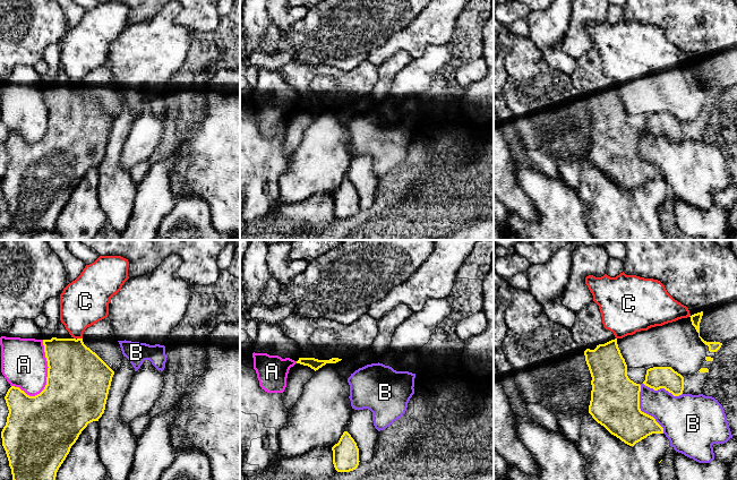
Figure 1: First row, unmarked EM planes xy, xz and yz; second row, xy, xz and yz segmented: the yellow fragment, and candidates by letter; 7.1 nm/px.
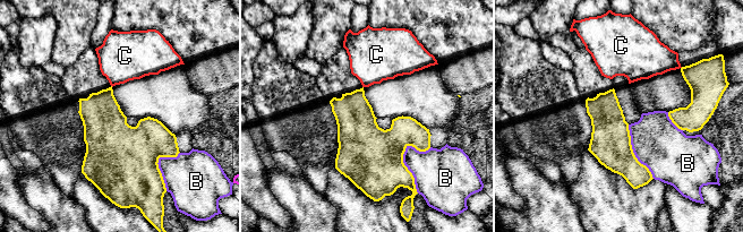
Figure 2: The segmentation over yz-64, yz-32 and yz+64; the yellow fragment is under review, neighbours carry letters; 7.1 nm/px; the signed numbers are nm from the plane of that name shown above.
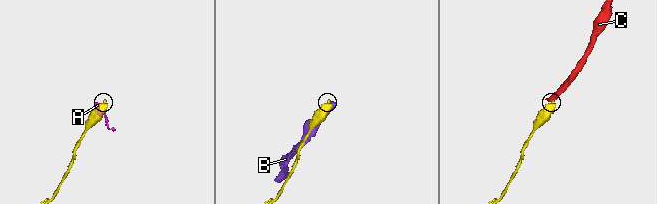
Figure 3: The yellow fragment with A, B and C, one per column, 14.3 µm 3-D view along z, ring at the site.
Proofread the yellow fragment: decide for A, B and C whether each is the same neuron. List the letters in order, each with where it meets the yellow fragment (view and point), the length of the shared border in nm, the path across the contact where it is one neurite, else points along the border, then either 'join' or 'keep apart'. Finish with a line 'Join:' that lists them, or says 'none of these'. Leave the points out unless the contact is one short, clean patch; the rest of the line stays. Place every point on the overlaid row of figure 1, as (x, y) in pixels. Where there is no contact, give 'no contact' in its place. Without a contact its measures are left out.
A: meets yellow in xy at (48, 371); contact 420 nm long; keep apart
B: meets yellow in yz at (641, 411); contact 400 nm long; keep apart
C: meets yellow in xy at (79, 339); contact 40 nm long; border along xy (77, 337), (82, 339); keep apart
Join: none of these

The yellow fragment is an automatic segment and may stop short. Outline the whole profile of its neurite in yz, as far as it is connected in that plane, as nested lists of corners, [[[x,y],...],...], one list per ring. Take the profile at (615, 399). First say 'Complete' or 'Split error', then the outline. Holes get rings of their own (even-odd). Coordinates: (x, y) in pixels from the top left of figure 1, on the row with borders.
Split error. [[[592,301],[575,312],[575,323],[571,327],[573,338],[579,350],[585,355],[592,380],[589,413],[603,426],[611,435],[629,446],[652,434],[663,434],[663,428],[655,419],[640,409],[641,385],[627,376],[627,365],[623,358],[614,333],[606,329],[599,306]]]

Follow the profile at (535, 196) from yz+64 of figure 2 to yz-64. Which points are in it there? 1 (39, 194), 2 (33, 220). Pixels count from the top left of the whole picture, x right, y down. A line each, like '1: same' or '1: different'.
1: same
2: different

